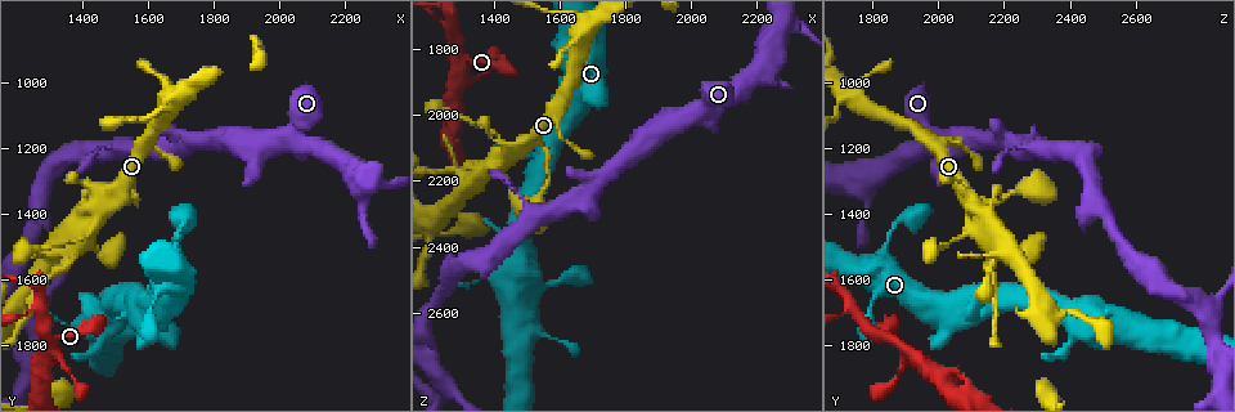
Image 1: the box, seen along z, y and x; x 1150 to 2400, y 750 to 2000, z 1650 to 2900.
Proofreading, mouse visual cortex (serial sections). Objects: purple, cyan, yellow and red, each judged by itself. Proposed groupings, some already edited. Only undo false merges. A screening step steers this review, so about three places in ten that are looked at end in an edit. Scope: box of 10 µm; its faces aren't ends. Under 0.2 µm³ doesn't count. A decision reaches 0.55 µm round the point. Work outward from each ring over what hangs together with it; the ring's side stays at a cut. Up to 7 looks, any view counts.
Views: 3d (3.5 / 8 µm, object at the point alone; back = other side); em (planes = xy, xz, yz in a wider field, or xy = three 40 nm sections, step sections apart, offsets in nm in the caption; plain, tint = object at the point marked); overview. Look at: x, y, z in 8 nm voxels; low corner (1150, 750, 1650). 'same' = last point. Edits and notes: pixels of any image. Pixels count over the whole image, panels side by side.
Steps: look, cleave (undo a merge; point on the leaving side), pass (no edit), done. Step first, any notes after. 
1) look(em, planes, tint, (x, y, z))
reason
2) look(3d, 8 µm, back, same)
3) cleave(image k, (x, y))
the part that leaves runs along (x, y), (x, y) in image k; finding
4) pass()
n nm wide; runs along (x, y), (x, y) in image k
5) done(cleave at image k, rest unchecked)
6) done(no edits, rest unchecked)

look(3d, 3.5 µm, (1390, 1440, 2150))
calibre changes

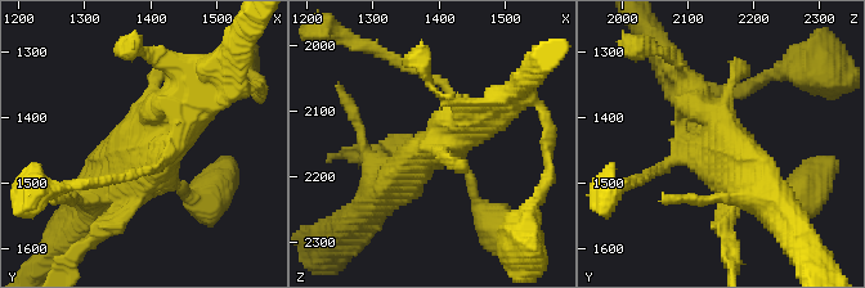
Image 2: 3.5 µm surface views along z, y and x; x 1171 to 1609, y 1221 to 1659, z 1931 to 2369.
look(em, xy, step 1, plain, (1395, 1435, 2150))
now the EM

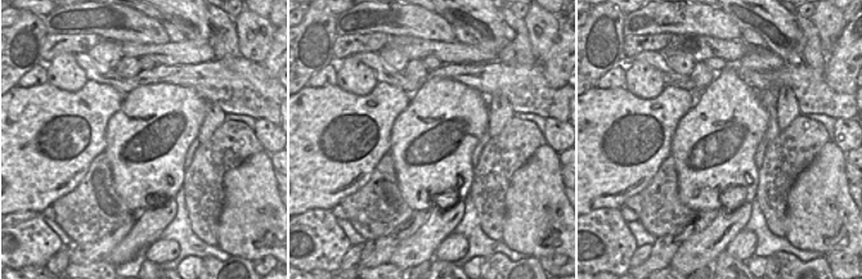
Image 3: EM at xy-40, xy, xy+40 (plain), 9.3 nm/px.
look(em, xy, step 1, tint, same)

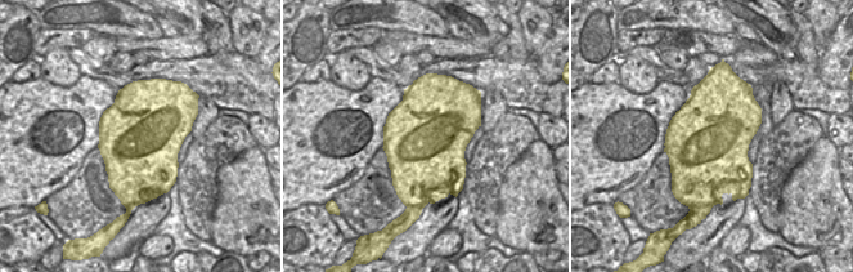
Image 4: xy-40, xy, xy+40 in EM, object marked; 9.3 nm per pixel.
pass()
runs along (201, 79), (90, 197) in image 2; one cell here

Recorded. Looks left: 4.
look(3d, 3.5 µm, (1250, 1660, 2170))
a narrow waist

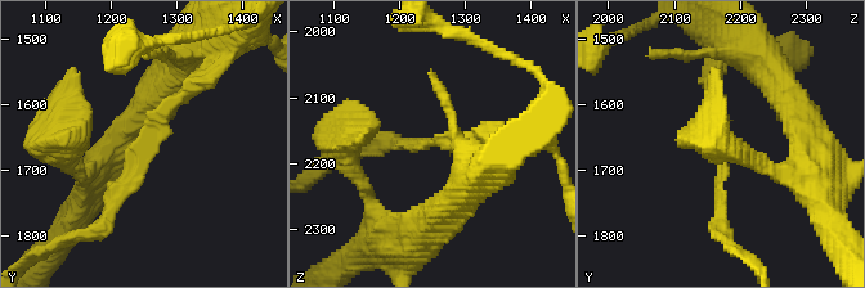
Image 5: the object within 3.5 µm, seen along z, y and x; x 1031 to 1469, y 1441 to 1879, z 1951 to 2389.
look(em, xy, step 5, tint, (1245, 1655, 2165))
arms of 150, 200 nm

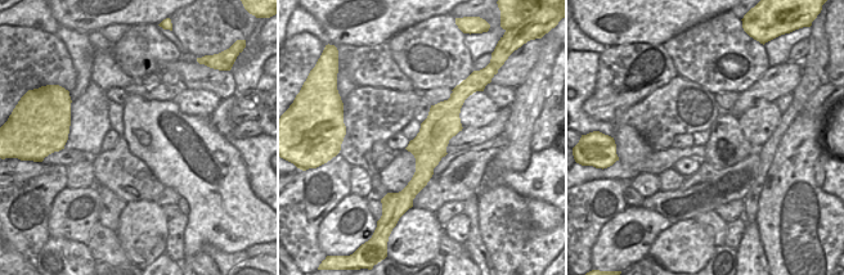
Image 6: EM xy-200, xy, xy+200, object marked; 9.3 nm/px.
cleave(image 5, (148, 154))
a second cell is stuck on

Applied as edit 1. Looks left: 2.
done(cleave at image 5, rest unchecked)

